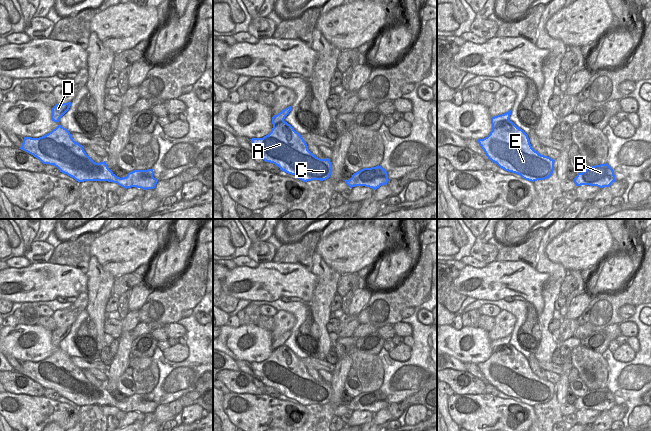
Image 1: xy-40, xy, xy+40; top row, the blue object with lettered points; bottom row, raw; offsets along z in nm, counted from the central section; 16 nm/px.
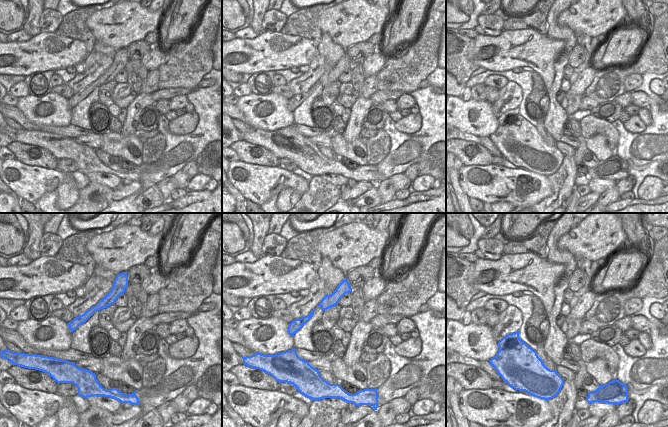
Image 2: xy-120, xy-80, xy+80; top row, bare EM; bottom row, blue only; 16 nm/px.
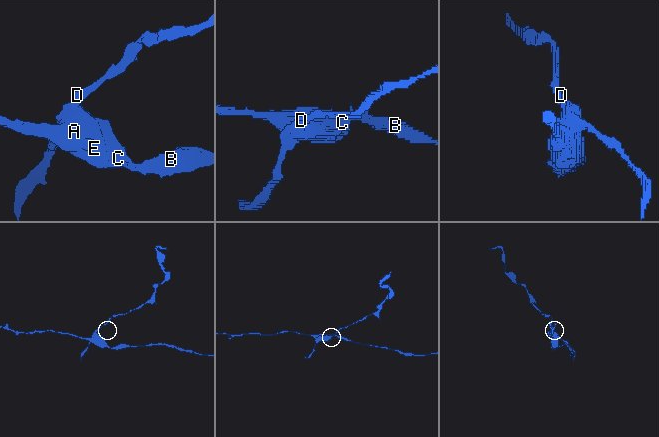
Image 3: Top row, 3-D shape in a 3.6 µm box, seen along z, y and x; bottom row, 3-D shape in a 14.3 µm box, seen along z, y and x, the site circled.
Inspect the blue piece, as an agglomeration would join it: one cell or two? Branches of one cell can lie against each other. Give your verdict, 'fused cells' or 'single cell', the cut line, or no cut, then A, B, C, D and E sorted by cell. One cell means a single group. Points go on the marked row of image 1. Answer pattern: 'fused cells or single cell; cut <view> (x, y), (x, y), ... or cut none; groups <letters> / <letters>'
fused cells; cut xy+40 (510, 121), (492, 129); groups A B C E / D

